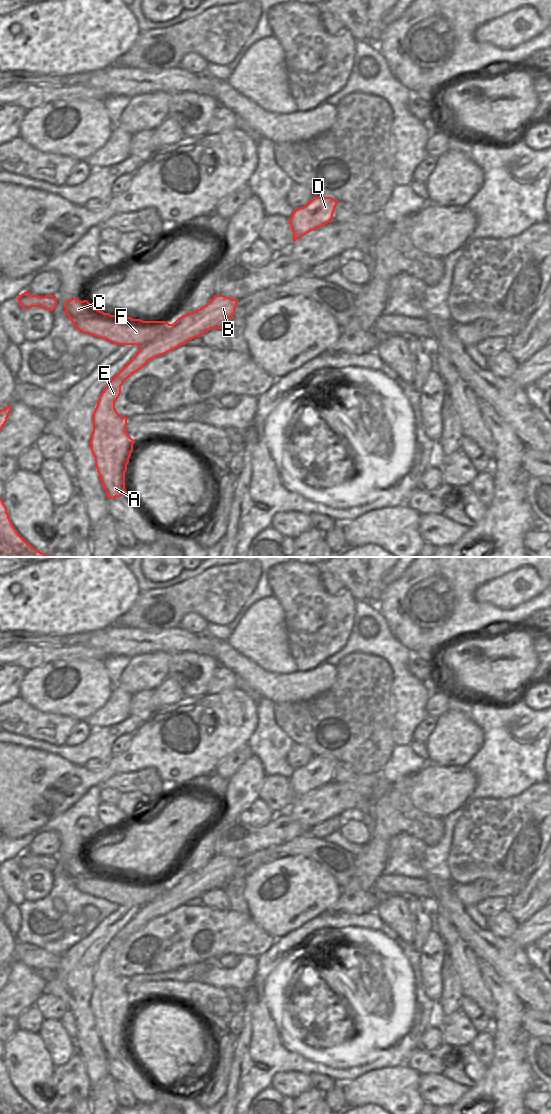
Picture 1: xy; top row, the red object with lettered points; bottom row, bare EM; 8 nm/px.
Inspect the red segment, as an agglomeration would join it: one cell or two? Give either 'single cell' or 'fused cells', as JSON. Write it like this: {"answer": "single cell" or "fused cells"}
{"answer": "fused cells"}

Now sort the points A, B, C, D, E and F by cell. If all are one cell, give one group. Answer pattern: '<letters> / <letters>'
A B D E / C F

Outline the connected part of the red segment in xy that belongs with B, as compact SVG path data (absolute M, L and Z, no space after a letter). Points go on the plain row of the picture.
M215 855L206 865L196 871L182 875L173 884L166 882L165 892L152 903L141 907L137 914L111 939L99 956L97 966L93 972L93 992L89 1004L95 1018L95 1026L101 1044L108 1058L114 1059L127 1053L125 1050L125 1032L135 1003L127 992L127 980L129 978L122 977L115 968L115 962L121 954L121 946L126 939L145 927L152 919L185 905L188 901L201 897L212 889L223 889L225 884L234 876L237 862L238 859Z

